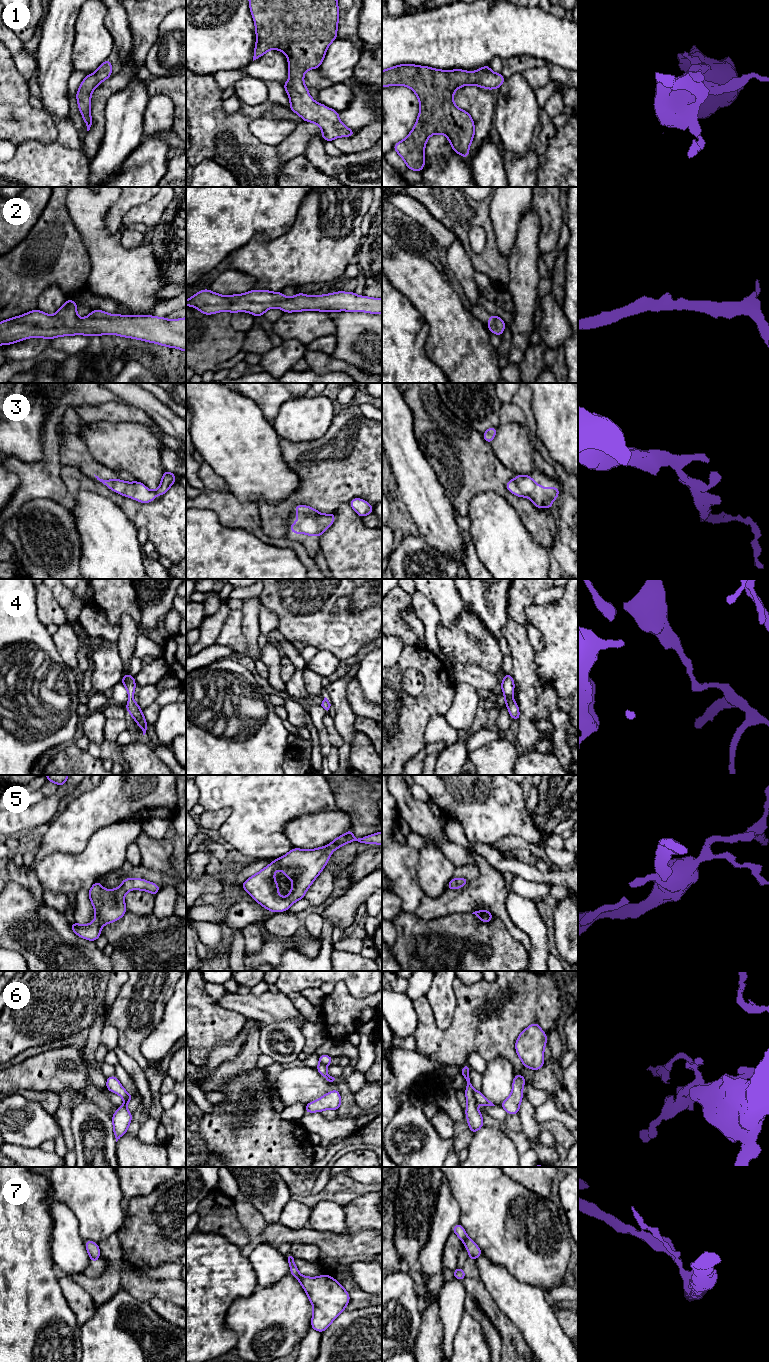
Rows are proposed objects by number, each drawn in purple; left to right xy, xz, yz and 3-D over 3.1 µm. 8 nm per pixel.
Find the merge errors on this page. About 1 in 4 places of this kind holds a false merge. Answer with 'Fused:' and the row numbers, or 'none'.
Fused: 6, 7

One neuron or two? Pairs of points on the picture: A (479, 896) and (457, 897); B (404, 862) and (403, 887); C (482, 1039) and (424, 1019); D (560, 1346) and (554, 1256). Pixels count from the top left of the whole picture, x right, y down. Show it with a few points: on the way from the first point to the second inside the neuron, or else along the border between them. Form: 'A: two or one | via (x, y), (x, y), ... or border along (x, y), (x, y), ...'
A: one | via (474, 896), (462, 897)
B: one | via (403, 868), (403, 881)
C: one | via (467, 1039), (442, 1039), (437, 1034)
D: one | via (539, 1324), (539, 1278)

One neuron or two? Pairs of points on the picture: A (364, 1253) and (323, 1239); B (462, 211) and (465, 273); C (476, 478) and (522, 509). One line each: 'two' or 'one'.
A: one
B: two
C: one

